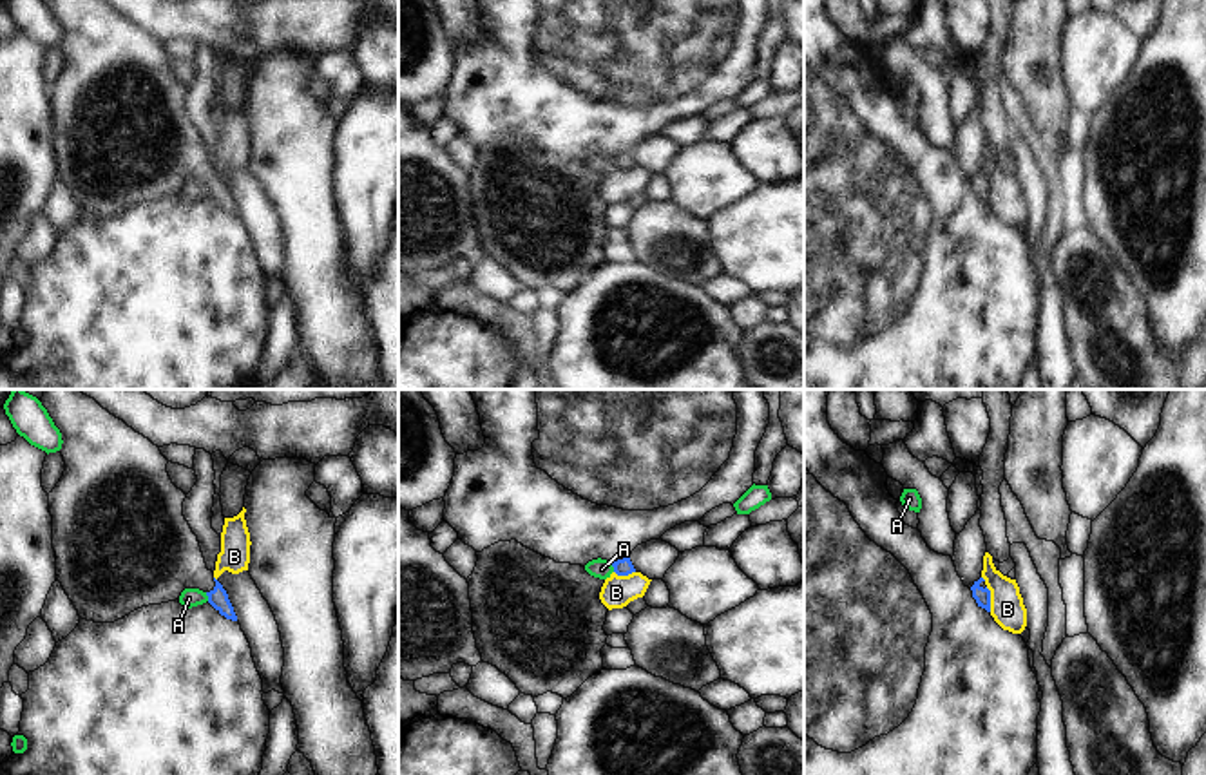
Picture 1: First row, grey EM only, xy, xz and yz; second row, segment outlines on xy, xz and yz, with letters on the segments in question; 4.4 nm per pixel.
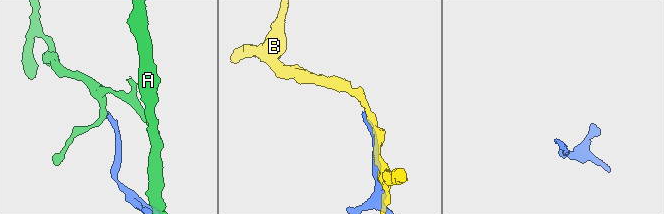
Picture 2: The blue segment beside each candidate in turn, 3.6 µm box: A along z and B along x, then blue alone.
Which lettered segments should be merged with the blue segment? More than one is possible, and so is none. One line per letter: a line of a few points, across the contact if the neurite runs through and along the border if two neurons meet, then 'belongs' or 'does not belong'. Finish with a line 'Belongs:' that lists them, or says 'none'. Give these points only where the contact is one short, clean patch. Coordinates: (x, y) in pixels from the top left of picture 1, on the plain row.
A: xy (205, 187), (209, 194) | does not belong
B: yz (985, 181), (991, 192), (991, 205) | does not belong
Belongs: none

